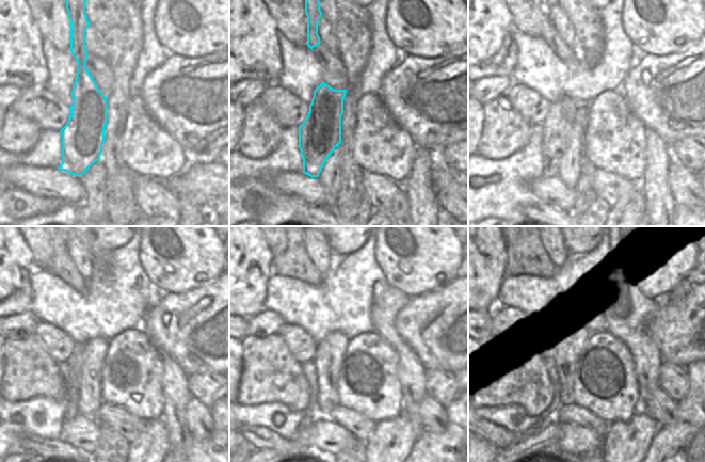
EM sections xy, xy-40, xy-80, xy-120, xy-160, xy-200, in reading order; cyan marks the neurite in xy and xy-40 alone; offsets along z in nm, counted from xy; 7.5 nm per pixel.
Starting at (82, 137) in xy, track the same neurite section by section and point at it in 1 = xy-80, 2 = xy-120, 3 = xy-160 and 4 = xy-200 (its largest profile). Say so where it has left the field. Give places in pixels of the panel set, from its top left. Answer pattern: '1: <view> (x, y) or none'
1: xy-80 (555, 128)
2: xy-120 (73, 367)
3: xy-160 (315, 414)
4: xy-200 (541, 425)

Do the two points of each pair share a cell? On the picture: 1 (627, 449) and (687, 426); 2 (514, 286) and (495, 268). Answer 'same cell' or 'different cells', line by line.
1: different cells
2: different cells

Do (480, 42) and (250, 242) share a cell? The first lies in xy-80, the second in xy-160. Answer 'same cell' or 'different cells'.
same cell

